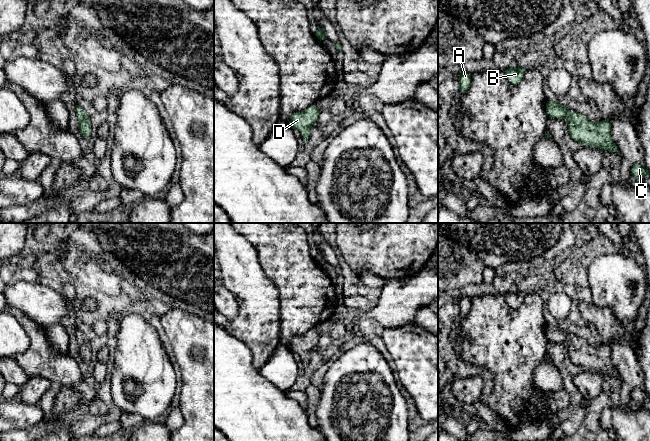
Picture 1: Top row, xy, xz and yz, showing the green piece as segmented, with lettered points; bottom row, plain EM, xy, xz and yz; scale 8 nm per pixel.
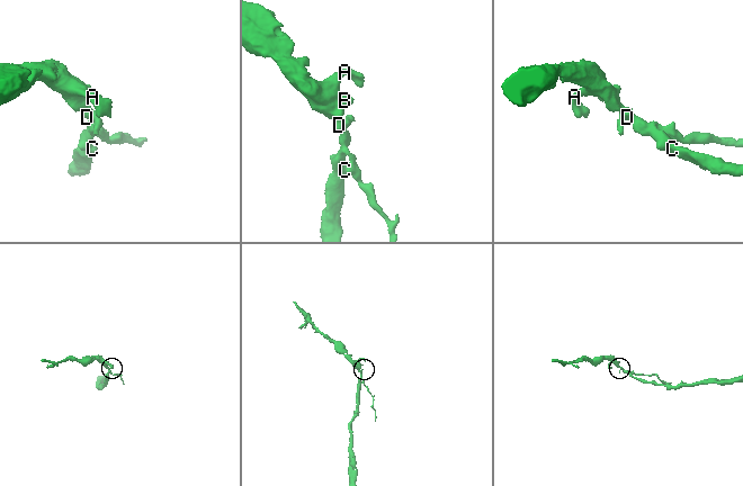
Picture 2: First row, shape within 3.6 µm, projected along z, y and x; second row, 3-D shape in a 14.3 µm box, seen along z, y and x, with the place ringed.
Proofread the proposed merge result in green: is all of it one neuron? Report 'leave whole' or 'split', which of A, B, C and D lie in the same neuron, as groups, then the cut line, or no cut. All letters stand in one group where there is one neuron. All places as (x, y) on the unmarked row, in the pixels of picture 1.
leave whole; A B C D; no cut

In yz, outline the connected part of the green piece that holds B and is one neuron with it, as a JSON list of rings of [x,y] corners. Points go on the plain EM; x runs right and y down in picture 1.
[[[510,291],[506,293],[504,296],[508,305],[513,309],[517,309],[521,306],[522,301],[525,298],[526,294],[523,291],[519,292]]]

